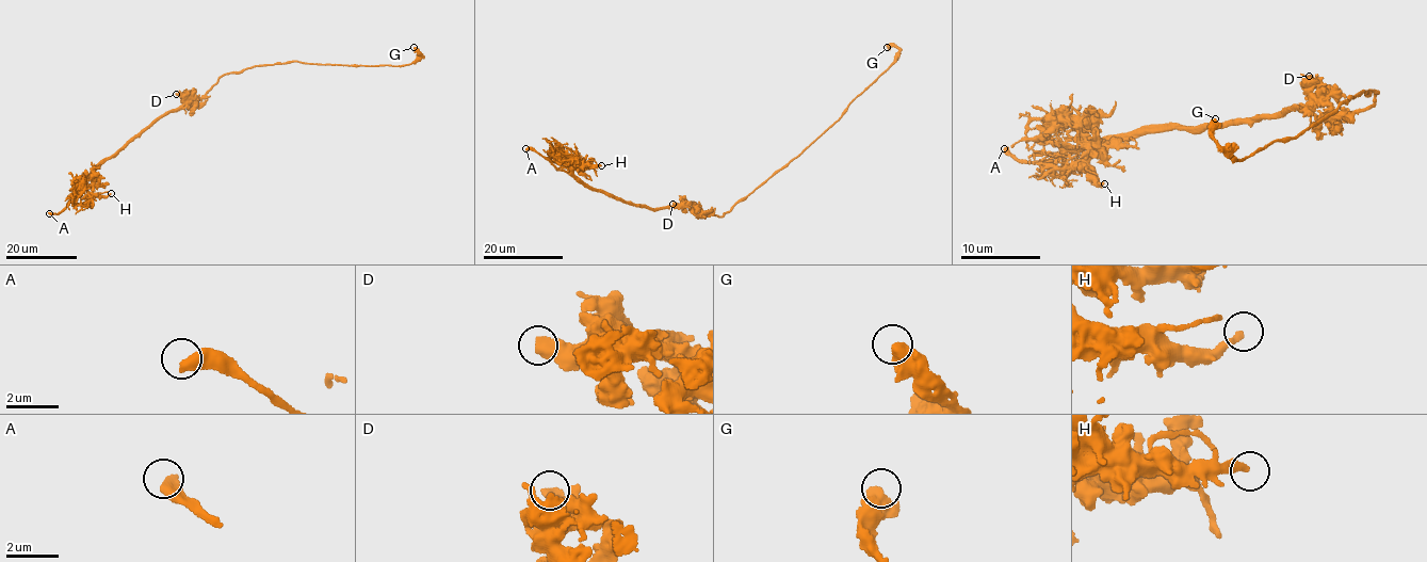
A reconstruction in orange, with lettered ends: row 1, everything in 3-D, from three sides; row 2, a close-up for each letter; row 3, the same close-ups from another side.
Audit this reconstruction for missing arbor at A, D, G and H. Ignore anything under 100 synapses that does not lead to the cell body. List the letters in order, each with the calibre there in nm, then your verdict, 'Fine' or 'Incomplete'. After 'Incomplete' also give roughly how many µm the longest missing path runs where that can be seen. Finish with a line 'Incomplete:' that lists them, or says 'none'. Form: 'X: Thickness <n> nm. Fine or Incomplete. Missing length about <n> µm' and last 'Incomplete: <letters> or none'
A: Thickness 480 nm. Incomplete. Missing length about 45 µm
D: Thickness 500 nm. Fine
G: Thickness 650 nm. Fine
H: Thickness 280 nm. Fine
Incomplete: A

